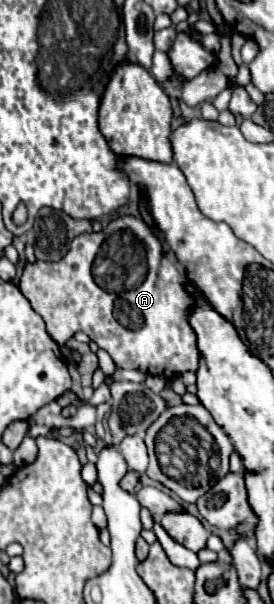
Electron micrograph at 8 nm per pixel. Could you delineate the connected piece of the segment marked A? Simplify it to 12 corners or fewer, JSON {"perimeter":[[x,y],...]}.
{"perimeter":[[137,216],[25,262],[19,290],[63,346],[197,372],[197,298]]}

